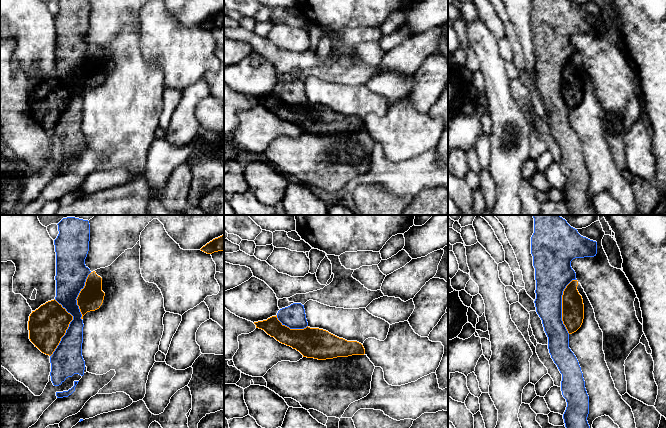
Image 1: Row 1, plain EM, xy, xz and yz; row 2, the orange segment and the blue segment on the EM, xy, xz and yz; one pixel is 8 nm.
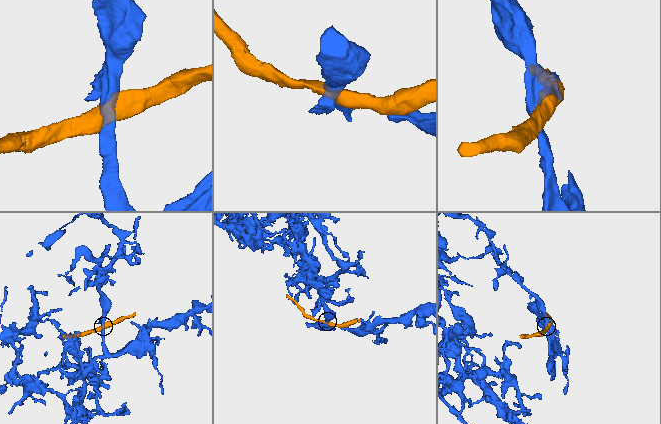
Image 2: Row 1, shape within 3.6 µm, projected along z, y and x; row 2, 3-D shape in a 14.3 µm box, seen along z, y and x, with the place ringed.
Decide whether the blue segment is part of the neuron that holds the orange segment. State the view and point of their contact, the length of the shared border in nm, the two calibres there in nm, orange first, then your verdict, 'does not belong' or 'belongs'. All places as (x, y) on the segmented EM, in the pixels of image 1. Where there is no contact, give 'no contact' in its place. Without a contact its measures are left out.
contact xy (67, 328); length 460 nm; calibres 300 and 240 nm; belongs

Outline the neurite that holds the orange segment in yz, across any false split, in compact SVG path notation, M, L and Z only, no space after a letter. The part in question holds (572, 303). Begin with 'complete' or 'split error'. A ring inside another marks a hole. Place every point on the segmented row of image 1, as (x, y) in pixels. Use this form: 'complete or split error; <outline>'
split error; M533 215L534 233L531 237L531 254L535 268L536 299L534 301L536 312L542 320L544 331L548 337L548 349L554 363L562 374L561 391L566 399L567 407L563 414L566 428L590 428L587 417L589 414L589 396L585 388L585 381L579 362L569 348L569 335L576 332L584 319L584 304L582 296L577 290L578 281L576 273L571 267L575 258L594 257L597 254L597 242L581 236L577 229L571 227L559 215Z

